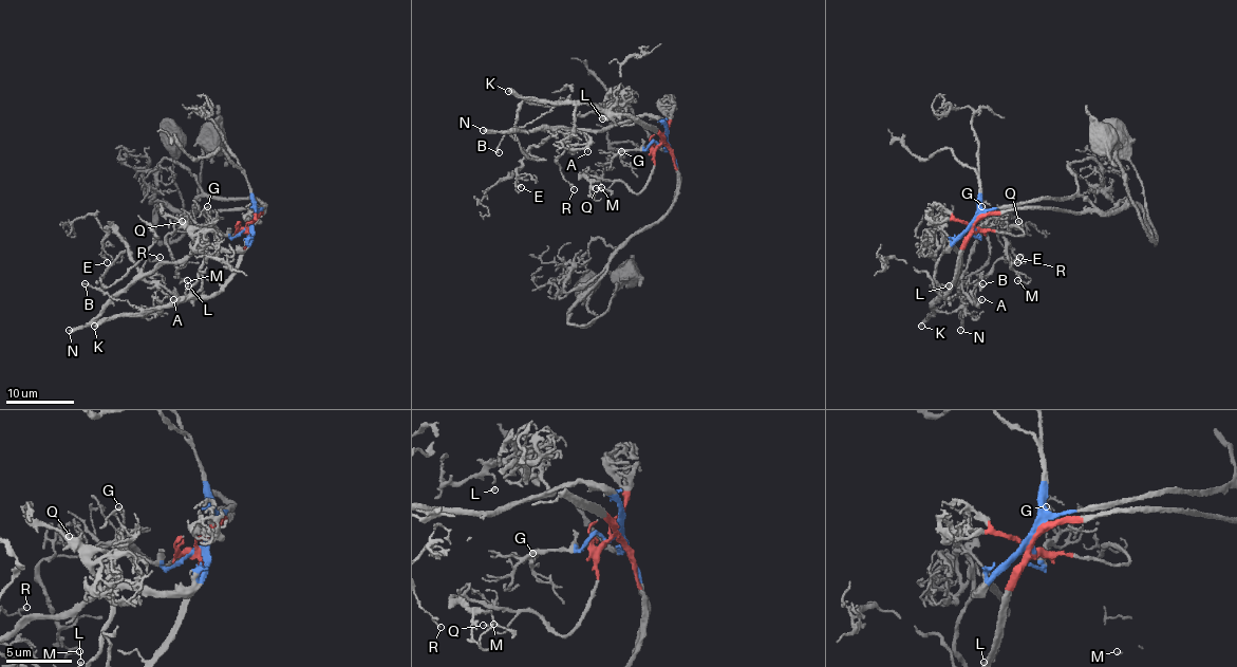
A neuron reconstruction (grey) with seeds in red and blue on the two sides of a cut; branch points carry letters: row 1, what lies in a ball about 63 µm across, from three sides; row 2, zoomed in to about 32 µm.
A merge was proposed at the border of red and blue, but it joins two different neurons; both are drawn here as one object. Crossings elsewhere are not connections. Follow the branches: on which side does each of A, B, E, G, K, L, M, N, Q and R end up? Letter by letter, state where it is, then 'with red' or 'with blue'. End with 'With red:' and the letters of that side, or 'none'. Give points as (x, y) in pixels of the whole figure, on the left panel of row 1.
A: place (173, 299); with blue
B: place (85, 283); with red
E: place (107, 262); with blue
G: place (207, 206); with blue
K: place (94, 326); with red
L: place (188, 285); with red
M: place (187, 280); with red
N: place (69, 330); with blue
Q: place (182, 221); with red
R: place (160, 257); with blue
With red: B, K, L, M, Q

